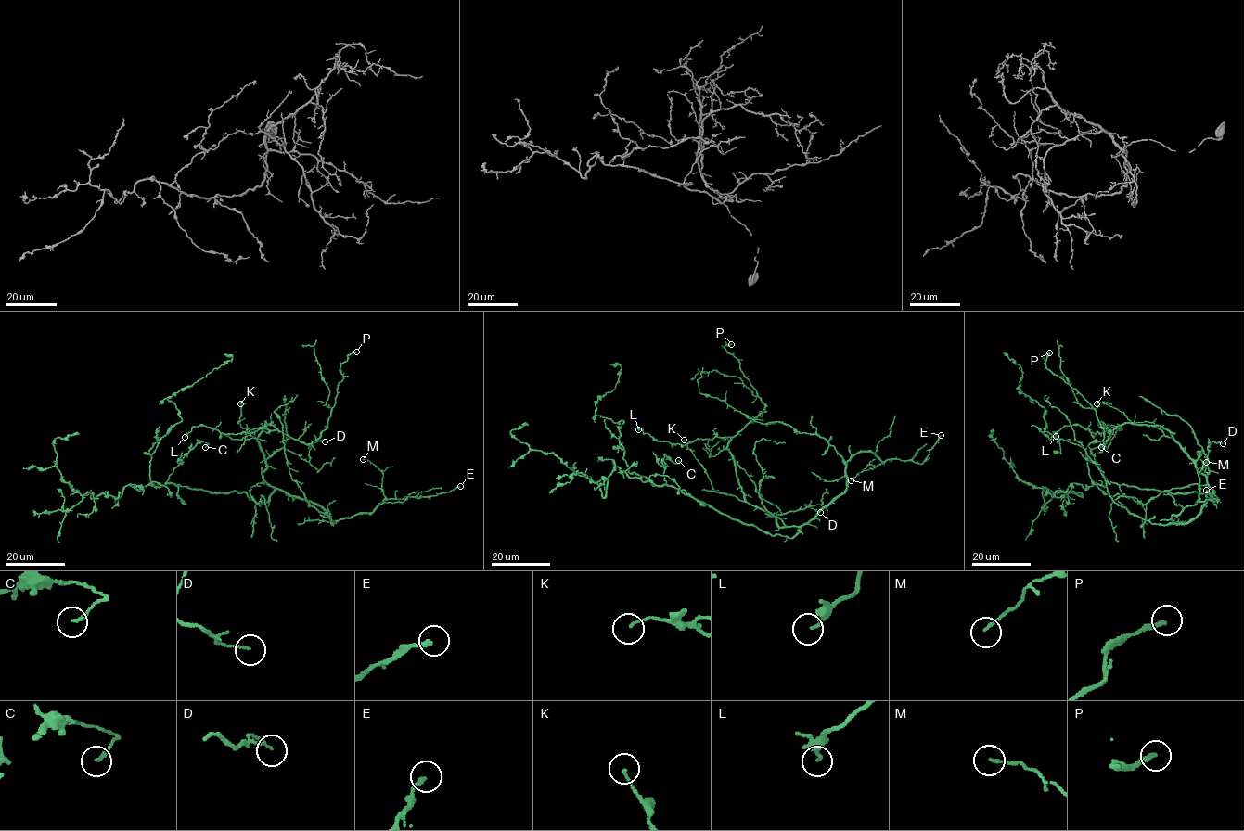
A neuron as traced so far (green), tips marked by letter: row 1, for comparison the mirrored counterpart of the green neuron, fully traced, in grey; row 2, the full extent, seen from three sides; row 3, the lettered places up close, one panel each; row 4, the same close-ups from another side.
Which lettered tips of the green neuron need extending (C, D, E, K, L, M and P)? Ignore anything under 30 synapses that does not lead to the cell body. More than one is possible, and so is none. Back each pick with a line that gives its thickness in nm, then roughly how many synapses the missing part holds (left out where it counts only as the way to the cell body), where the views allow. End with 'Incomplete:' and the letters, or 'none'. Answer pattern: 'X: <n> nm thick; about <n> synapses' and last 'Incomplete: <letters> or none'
Incomplete: none

